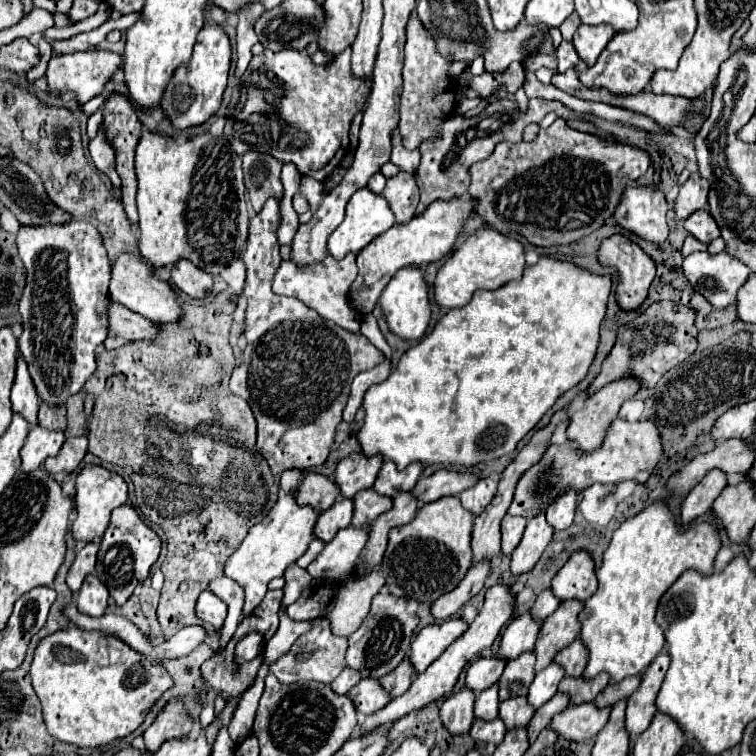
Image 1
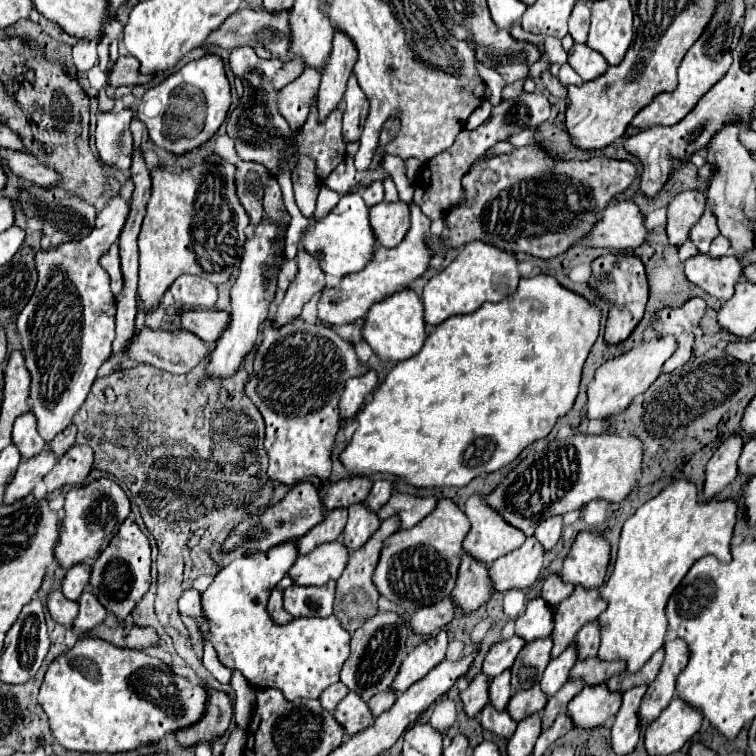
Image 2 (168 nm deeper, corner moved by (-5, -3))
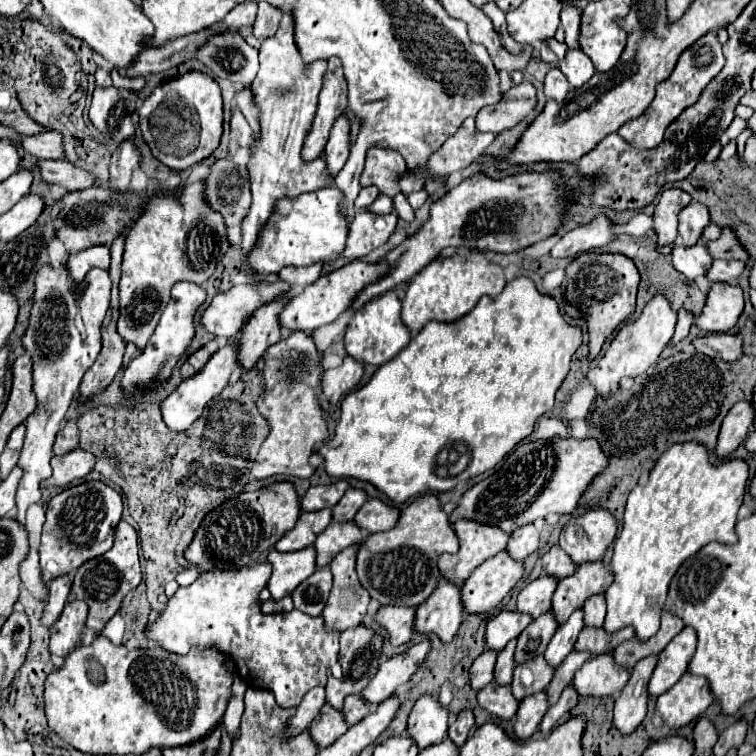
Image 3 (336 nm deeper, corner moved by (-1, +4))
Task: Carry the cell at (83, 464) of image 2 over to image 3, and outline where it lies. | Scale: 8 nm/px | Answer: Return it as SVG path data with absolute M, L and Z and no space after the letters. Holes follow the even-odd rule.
M73 449L65 455L55 455L51 459L53 475L49 479L41 481L41 487L65 487L73 479L85 477L95 465L95 457L83 449Z

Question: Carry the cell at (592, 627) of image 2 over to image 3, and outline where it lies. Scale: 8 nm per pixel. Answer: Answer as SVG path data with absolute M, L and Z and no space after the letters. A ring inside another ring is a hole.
M593 595L585 601L583 605L583 613L585 613L585 627L603 627L603 619L605 619L605 597L603 595Z

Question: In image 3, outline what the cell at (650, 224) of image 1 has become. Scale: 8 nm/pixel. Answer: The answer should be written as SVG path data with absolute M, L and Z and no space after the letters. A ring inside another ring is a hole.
M599 213L591 223L563 233L559 243L551 249L551 255L553 257L575 257L589 249L609 245L615 239L617 239L615 223L609 219L609 215Z

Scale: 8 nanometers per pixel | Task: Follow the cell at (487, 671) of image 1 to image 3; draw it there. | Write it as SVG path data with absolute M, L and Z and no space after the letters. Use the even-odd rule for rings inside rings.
M501 611L497 617L493 617L487 623L485 629L485 649L491 651L503 651L505 645L511 639L517 639L525 627L531 623L529 615L523 613L509 613L509 611Z

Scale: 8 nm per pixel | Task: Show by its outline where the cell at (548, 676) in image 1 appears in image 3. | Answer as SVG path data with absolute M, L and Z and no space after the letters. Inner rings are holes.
M579 609L569 617L569 621L563 627L557 629L557 633L553 635L553 639L547 645L545 661L553 669L557 669L561 665L561 661L573 651L573 645L575 645L575 641L579 637L581 629L583 629L583 611Z

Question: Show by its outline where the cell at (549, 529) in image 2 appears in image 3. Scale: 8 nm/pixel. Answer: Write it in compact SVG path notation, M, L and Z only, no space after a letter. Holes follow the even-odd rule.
M531 523L531 525L523 525L523 527L515 529L515 533L511 533L507 551L513 559L523 561L527 555L531 555L533 551L539 549L539 543L541 543L541 531L535 527L535 523Z

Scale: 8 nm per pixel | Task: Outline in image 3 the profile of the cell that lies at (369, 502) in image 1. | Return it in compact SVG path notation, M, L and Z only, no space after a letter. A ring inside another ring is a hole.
M333 521L313 543L317 549L317 567L331 563L331 559L345 547L361 543L363 531L355 521Z

